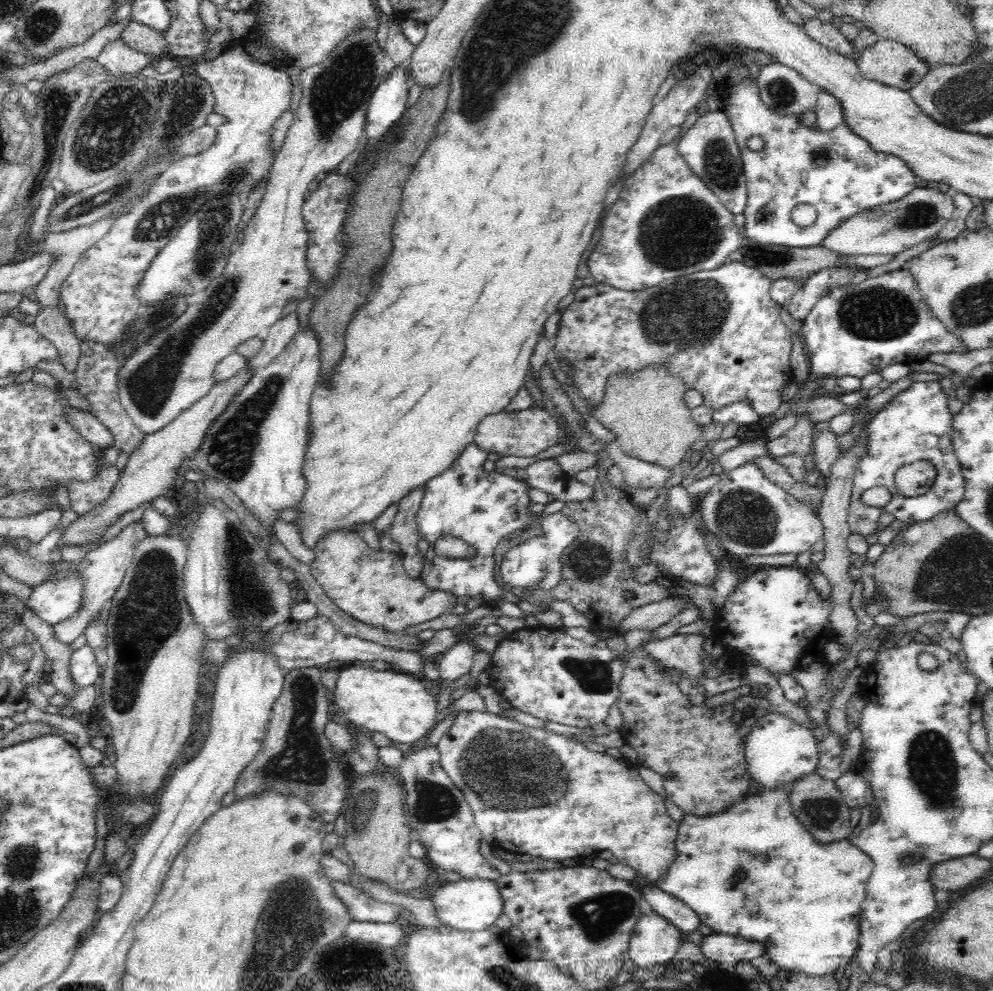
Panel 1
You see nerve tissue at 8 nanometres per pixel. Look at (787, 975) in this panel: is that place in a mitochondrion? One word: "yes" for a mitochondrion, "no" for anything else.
no

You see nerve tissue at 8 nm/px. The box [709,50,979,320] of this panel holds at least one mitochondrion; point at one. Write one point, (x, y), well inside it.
(780, 91)

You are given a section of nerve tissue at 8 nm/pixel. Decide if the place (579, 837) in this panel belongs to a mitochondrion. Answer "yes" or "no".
no

